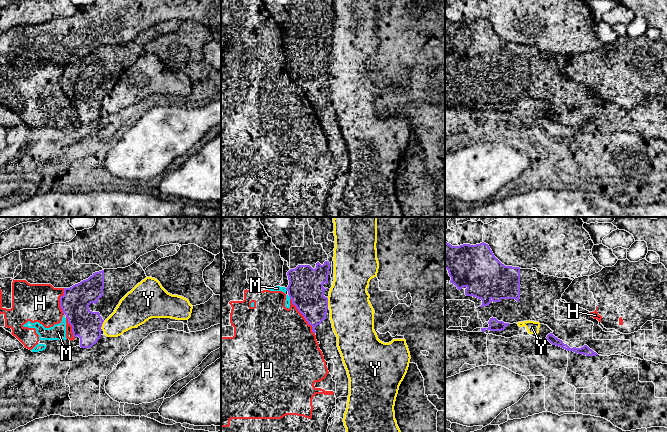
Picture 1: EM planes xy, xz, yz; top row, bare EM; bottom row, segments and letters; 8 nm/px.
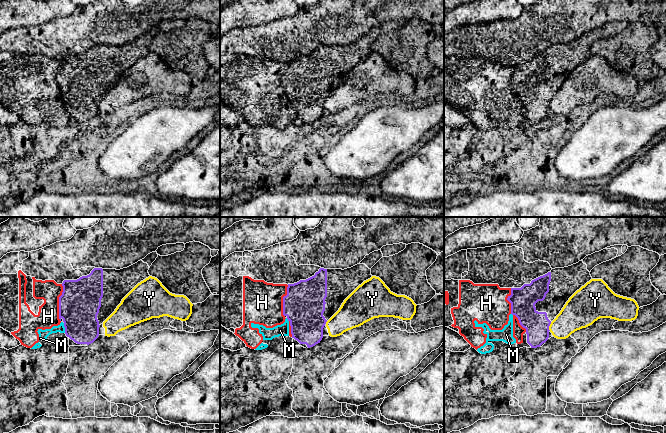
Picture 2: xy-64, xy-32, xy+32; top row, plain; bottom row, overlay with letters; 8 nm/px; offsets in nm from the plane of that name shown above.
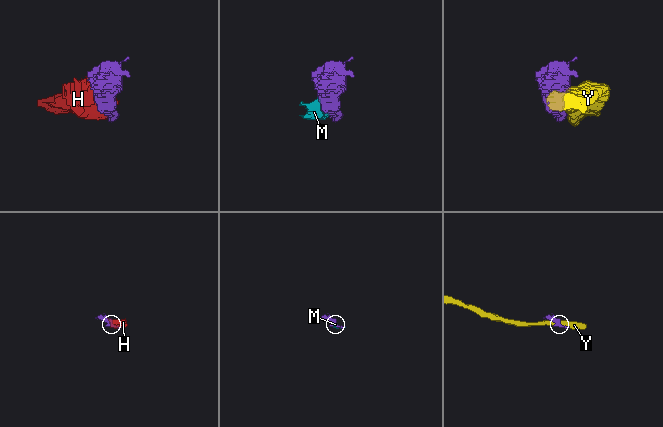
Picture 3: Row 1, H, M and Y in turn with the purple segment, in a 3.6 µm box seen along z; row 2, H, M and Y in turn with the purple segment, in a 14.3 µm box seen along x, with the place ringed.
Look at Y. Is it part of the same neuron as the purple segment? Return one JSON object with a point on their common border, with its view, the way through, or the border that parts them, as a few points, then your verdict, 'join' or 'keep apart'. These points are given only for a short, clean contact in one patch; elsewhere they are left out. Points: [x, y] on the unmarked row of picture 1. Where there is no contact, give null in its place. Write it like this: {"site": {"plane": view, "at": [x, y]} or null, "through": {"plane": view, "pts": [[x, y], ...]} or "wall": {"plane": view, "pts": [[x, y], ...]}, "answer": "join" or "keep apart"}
{"site": {"plane": "xy", "at": [101, 101]}, "answer": "keep apart"}

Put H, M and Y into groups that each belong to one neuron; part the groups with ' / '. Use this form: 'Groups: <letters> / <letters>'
Groups: H M / Y

